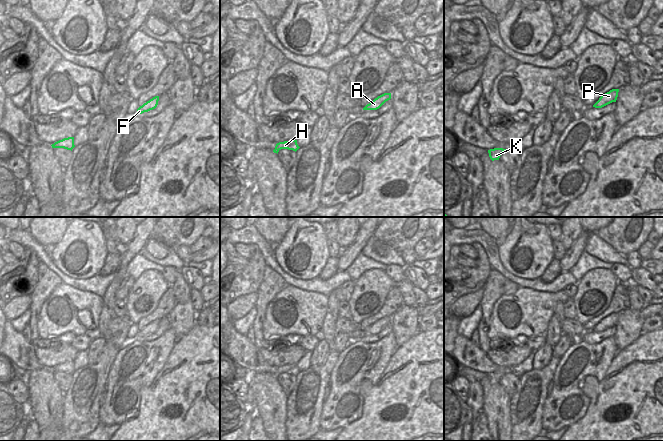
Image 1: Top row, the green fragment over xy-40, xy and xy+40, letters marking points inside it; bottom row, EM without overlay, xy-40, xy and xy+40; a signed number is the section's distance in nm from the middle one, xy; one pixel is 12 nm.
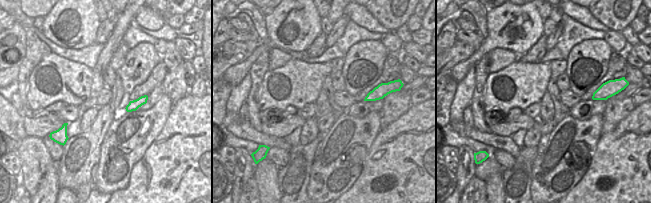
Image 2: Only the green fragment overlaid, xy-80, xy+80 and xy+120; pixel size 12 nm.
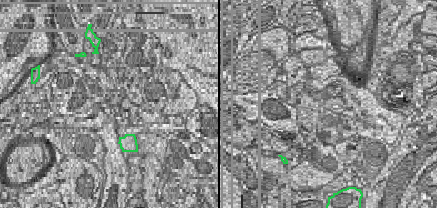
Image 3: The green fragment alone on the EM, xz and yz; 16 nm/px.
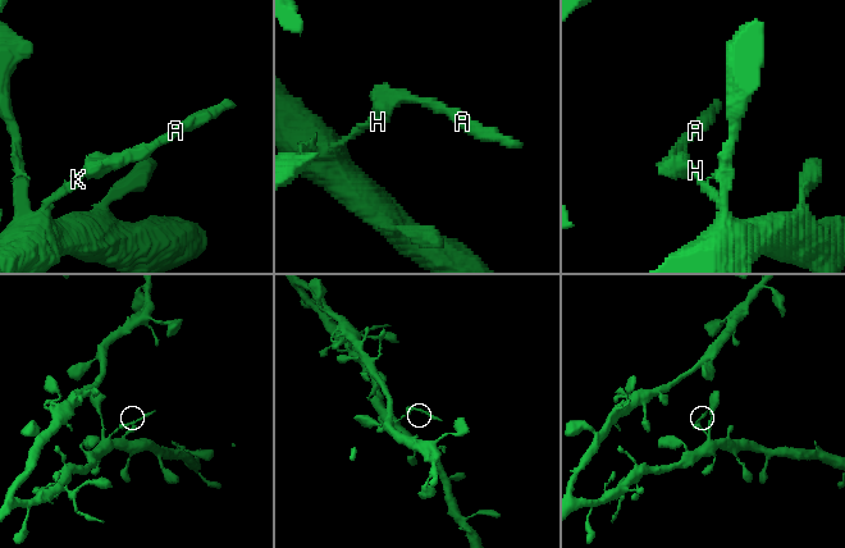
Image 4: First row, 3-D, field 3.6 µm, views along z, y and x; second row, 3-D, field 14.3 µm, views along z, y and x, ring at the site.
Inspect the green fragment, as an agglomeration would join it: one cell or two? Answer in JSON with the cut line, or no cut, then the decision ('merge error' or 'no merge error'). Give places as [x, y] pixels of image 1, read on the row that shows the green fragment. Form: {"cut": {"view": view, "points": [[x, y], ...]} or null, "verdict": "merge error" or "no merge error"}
{"cut": {"view": "xy", "points": [[275, 148], [278, 151]]}, "verdict": "merge error"}

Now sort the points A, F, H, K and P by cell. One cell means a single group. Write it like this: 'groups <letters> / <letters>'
groups A F H P / K

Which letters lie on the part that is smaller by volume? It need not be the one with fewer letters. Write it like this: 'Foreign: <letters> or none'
Foreign: A, F, H, P

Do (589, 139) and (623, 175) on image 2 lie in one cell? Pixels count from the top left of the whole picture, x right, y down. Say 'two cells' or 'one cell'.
two cells

